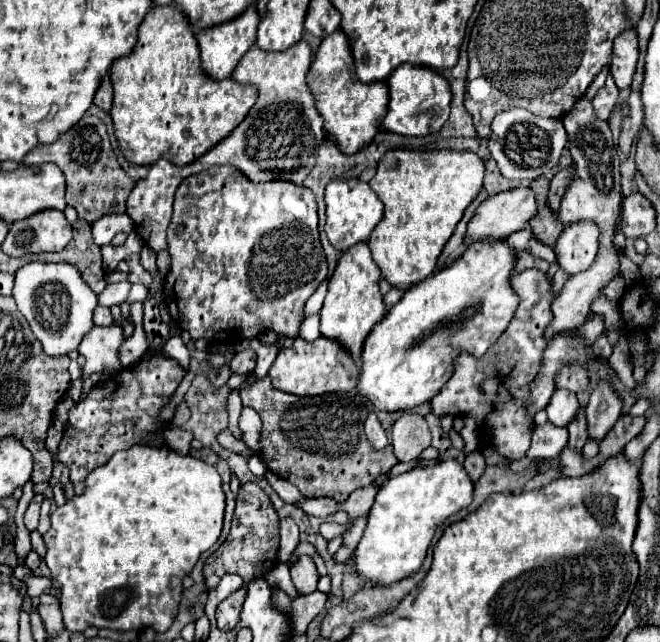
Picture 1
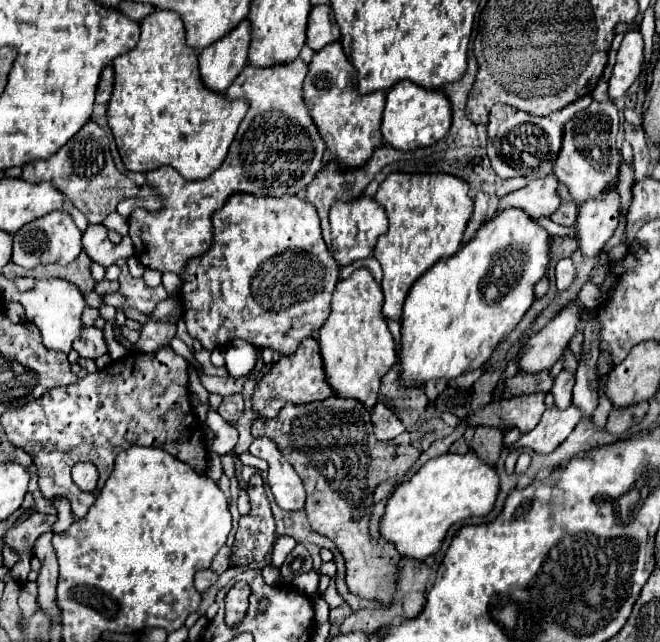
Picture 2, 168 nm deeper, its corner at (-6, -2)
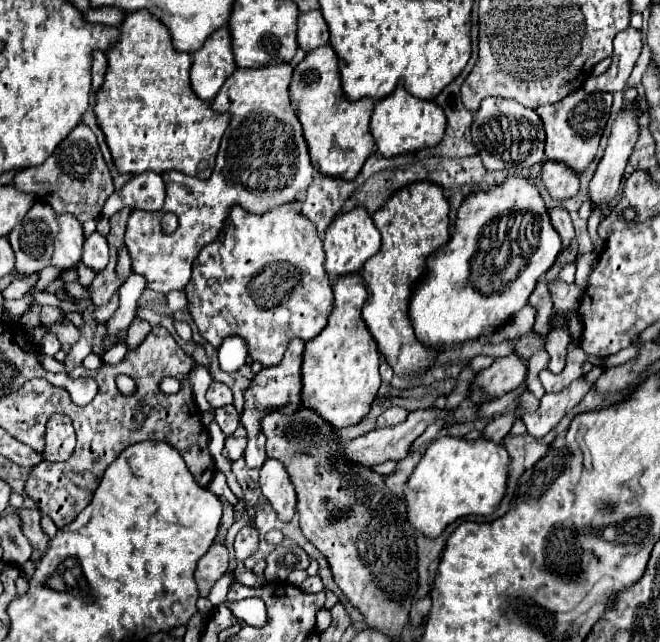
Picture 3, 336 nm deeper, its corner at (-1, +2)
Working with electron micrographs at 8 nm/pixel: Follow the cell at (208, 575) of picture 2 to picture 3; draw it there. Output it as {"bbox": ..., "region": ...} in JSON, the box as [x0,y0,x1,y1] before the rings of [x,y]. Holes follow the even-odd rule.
{"bbox":[195,542,229,596],"region":[[[213,542],[209,552],[199,560],[195,570],[195,580],[201,596],[209,596],[213,584],[227,572],[229,552],[223,542]]]}

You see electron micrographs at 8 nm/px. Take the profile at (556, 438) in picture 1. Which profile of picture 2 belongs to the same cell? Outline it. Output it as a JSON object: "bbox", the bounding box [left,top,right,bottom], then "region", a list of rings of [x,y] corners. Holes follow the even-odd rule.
{"bbox":[518,406,580,454],"region":[[[556,406],[548,408],[542,414],[540,424],[532,432],[522,434],[518,446],[530,448],[538,454],[552,454],[572,434],[578,422],[580,422],[580,412],[576,412],[576,406],[570,406],[564,412],[560,412]]]}

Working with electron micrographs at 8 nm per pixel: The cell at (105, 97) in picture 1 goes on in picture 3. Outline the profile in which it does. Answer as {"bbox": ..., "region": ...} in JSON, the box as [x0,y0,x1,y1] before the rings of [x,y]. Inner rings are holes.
{"bbox":[91,52,107,92],"region":[[[93,52],[91,54],[91,84],[93,84],[93,92],[99,90],[99,86],[103,84],[103,76],[105,76],[105,70],[107,70],[107,58],[105,58],[105,52]]]}

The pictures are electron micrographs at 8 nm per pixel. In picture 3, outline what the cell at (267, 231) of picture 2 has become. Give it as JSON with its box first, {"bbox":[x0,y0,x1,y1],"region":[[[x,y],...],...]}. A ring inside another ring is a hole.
{"bbox":[185,204,333,366],"region":[[[283,204],[263,216],[249,214],[239,206],[231,208],[227,224],[215,242],[205,246],[193,264],[191,280],[185,288],[189,298],[189,312],[201,336],[219,348],[227,336],[241,336],[253,360],[263,366],[275,366],[285,354],[289,340],[301,338],[303,342],[315,338],[327,324],[333,310],[333,288],[323,268],[325,252],[323,242],[305,216],[297,214],[291,204]]]}

